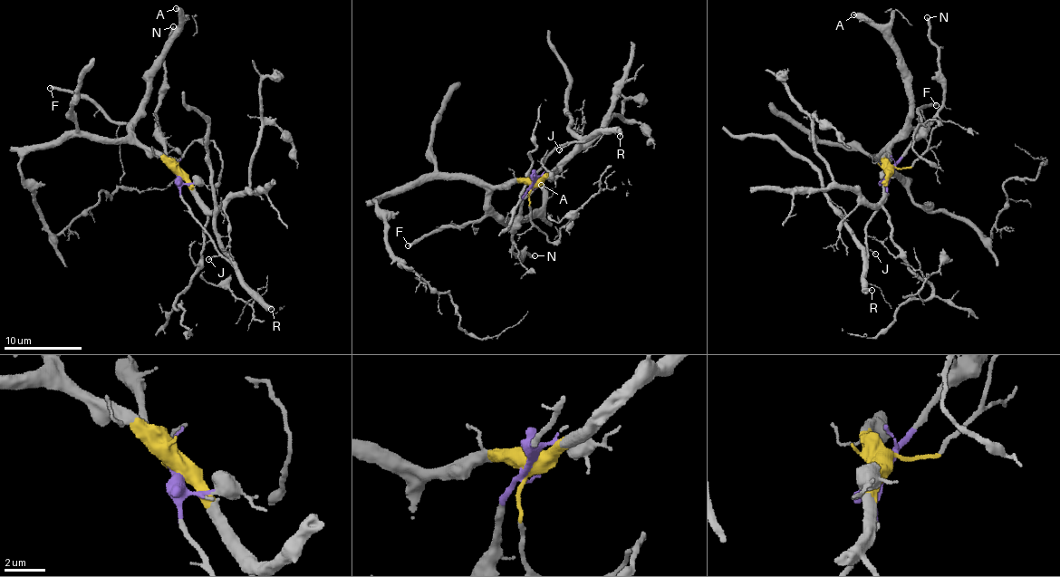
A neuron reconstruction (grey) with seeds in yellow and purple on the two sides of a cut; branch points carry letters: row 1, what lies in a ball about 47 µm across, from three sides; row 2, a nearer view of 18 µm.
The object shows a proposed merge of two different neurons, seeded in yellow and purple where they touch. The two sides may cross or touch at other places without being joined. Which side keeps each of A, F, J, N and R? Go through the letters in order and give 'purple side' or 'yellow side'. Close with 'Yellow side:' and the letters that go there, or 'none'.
A: yellow side
F: yellow side
J: purple side
N: purple side
R: purple side
Yellow side: A, F

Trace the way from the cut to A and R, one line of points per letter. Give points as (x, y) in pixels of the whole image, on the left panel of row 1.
A: (178, 172), (135, 137), (133, 126), (141, 109), (150, 66), (178, 28), (176, 7)
R: (178, 172), (179, 197), (203, 231), (264, 302), (272, 308)

